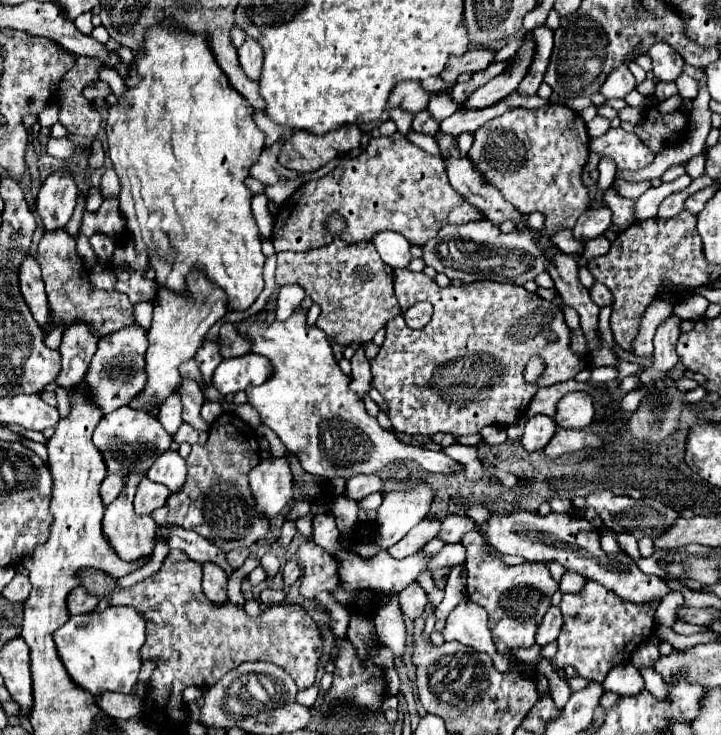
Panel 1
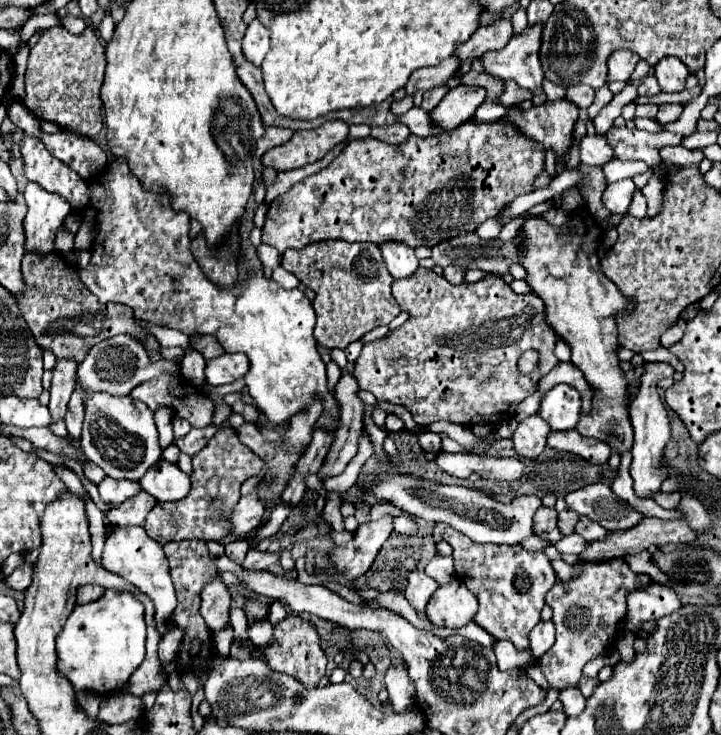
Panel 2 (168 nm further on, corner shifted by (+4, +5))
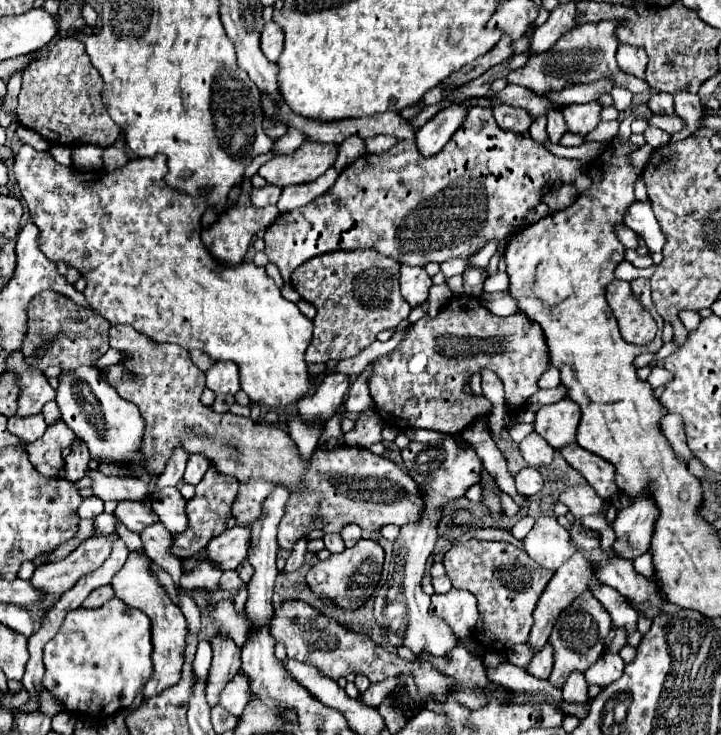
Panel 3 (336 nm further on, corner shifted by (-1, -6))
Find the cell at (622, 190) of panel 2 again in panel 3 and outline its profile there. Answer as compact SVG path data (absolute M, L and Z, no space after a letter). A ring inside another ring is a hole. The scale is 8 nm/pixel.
M636 201L628 213L626 213L626 225L638 235L642 237L642 241L646 243L646 247L654 253L660 253L662 247L666 245L666 237L652 213L652 207L650 203L642 203L642 201Z

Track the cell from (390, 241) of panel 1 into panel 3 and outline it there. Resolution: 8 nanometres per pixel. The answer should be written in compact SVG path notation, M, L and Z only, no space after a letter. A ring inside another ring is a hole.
M406 267L400 271L400 289L402 297L410 303L410 307L418 307L428 299L428 291L432 287L432 279L422 267Z

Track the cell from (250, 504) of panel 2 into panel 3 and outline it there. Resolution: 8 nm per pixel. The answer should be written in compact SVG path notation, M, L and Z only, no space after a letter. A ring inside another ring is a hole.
M232 527L226 529L222 535L214 537L206 545L206 559L216 565L222 571L236 569L248 555L248 541L250 541L250 529L248 527Z

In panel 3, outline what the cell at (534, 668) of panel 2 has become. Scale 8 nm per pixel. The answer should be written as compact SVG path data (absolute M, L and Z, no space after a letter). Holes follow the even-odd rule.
M470 539L458 547L452 547L444 555L446 575L452 587L466 589L478 599L480 619L474 627L472 639L486 651L506 651L516 643L526 643L532 627L532 611L538 597L546 589L554 571L540 567L522 549L512 543L478 541Z

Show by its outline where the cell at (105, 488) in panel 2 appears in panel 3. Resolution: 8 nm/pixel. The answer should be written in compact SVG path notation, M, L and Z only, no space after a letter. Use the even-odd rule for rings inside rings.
M120 501L116 507L116 515L132 533L142 533L148 525L160 521L158 515L152 509L146 509L146 505L140 501Z

